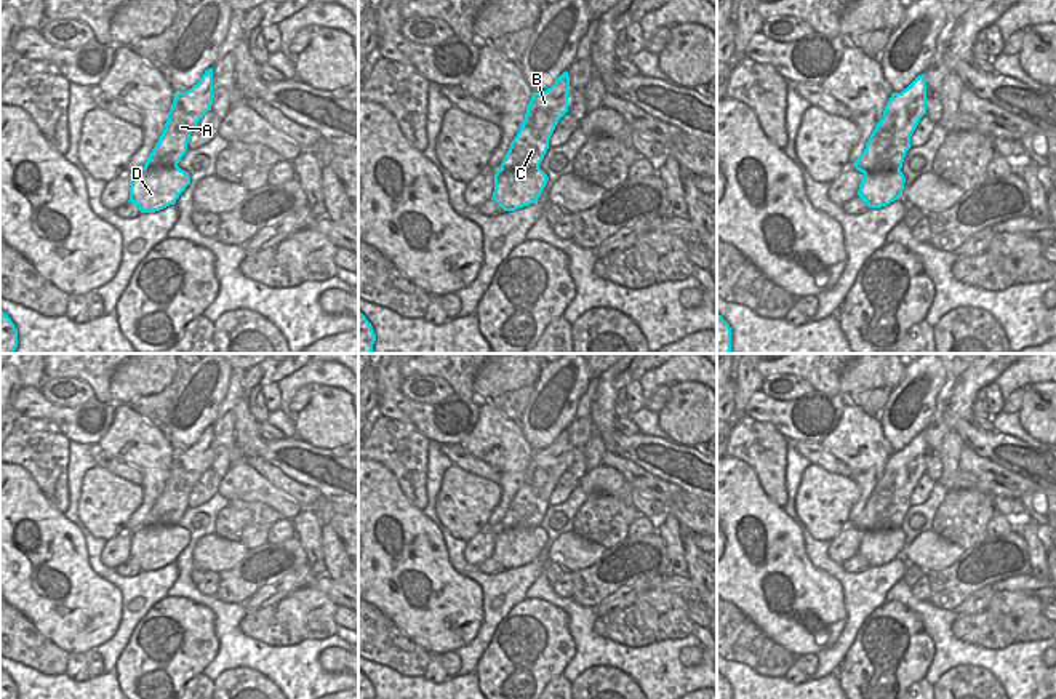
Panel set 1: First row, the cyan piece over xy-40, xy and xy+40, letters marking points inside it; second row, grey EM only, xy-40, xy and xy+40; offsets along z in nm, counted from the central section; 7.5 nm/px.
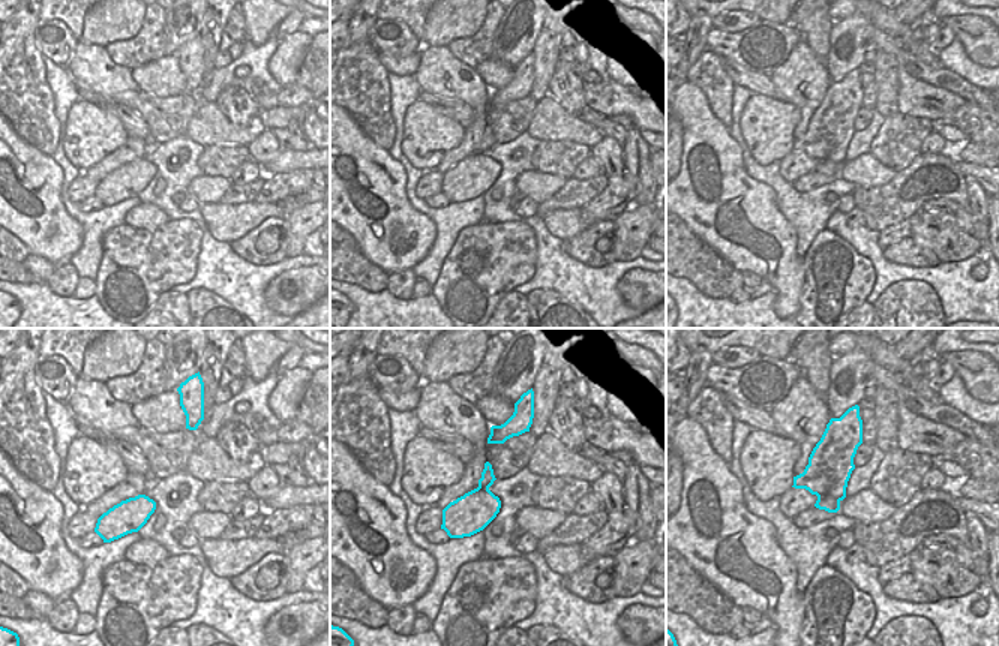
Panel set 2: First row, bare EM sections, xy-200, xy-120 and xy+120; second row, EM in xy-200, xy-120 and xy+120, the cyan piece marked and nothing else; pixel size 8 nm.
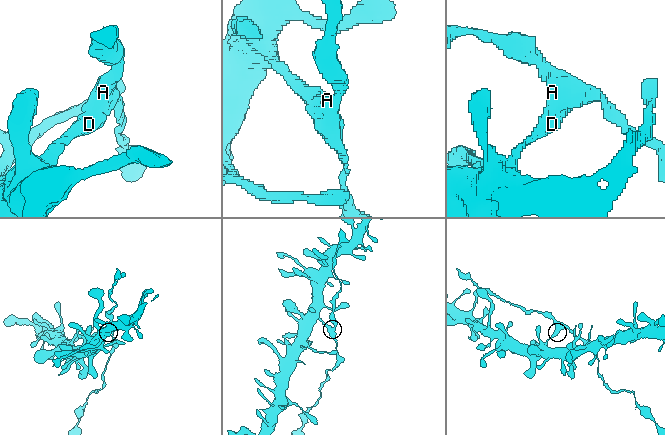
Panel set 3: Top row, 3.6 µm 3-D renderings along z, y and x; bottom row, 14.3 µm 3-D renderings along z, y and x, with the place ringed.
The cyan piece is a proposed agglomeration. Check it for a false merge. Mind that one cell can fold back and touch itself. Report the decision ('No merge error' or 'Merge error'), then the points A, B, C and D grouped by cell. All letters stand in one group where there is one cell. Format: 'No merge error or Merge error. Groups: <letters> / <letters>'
Merge error. Groups: A B C / D.

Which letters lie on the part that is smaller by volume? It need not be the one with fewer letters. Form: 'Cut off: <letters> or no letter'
Cut off: A, B, C

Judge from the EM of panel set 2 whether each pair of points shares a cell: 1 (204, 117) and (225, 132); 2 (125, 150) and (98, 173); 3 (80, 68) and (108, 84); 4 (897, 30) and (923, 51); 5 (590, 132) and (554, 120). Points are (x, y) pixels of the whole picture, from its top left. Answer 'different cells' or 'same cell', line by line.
1: same cell
2: same cell
3: same cell
4: same cell
5: same cell

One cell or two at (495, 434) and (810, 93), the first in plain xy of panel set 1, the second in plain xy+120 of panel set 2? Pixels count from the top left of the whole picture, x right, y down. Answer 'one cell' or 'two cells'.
one cell

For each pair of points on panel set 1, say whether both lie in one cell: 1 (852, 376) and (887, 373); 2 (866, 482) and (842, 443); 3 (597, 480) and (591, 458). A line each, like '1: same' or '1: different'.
1: same
2: same
3: different

